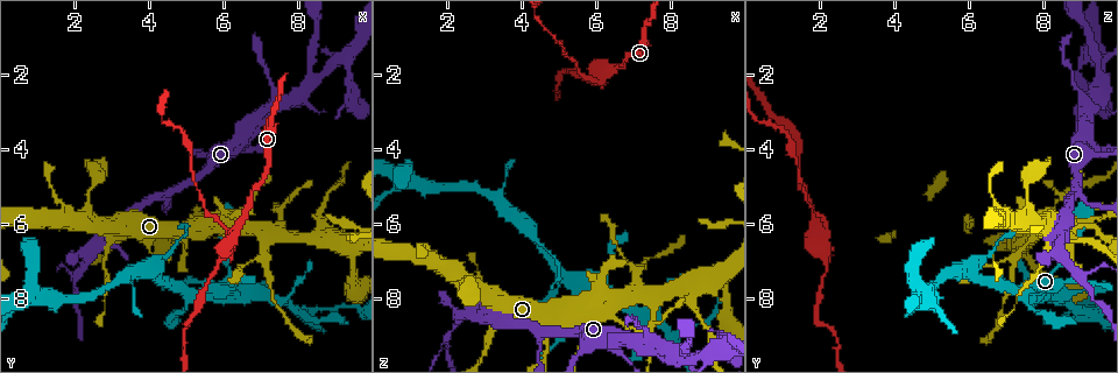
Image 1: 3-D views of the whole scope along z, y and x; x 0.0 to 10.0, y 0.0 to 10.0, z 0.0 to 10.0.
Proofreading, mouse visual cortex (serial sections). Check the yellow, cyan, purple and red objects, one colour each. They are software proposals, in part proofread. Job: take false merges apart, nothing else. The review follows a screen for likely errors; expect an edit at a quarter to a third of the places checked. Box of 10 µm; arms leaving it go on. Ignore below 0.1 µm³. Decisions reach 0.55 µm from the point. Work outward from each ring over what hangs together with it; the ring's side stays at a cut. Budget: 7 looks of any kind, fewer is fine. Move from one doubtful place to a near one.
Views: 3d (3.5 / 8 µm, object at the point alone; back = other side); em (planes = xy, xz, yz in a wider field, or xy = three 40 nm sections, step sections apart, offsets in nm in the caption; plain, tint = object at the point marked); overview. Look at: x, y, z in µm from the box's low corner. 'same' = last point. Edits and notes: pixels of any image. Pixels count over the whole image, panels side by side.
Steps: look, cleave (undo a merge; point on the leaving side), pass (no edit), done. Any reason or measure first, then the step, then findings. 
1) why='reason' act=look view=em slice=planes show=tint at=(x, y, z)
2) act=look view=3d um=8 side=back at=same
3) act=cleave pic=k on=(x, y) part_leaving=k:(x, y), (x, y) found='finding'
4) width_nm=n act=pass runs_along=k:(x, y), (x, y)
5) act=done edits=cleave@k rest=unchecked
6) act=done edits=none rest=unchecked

why='three-way junction' act=look view=3d um=8 at=(8.20, 8.35, 9.40)

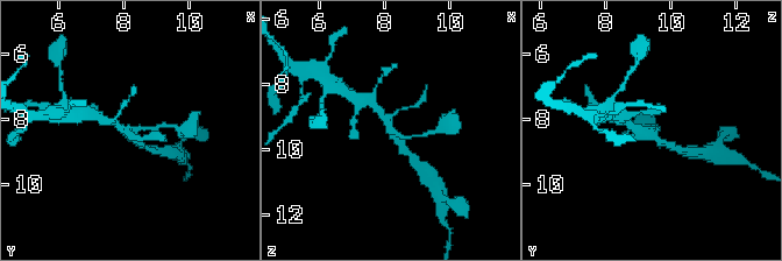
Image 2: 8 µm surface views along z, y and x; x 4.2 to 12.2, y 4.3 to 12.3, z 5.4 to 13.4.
act=look view=em slice=xy step=1 show=tint at=same

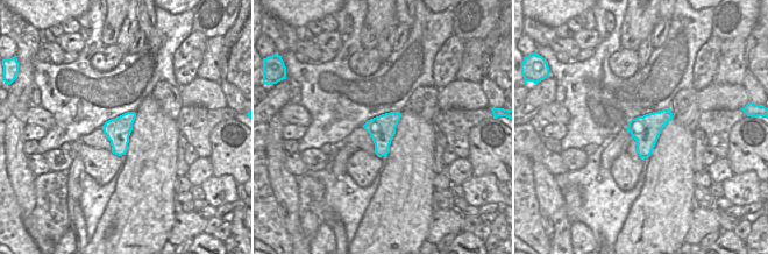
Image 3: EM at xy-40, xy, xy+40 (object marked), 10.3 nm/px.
act=pass runs_along=2:(375, 105), (391, 131), (421, 136) found='continuous, no second cell'

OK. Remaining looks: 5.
why='abrupt turn' act=look view=3d um=3.5 at=(5.20, 7.95, 7.45)

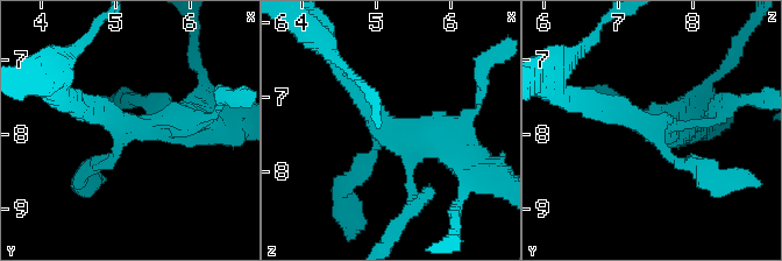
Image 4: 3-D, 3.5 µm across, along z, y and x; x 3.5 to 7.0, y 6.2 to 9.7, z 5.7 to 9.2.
why='shape alone is not enough' act=look view=em slice=planes show=tint at=(5.20, 7.90, 7.45)

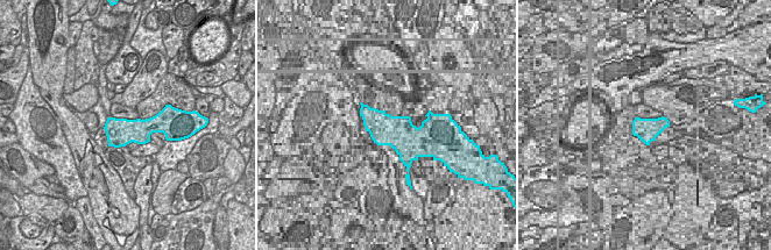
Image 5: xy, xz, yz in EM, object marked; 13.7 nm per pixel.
act=pass found='all the same cell'

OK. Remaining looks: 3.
why='three-way junction' act=look view=3d um=8 at=(4.60, 5.20, 8.90)

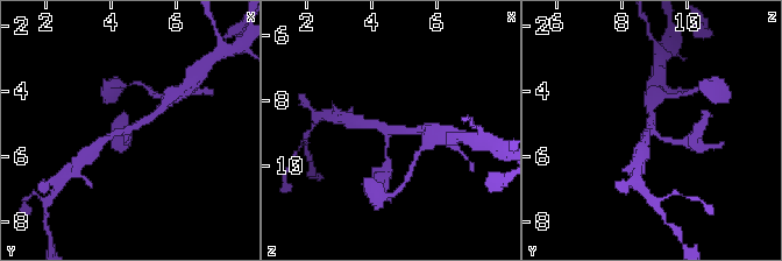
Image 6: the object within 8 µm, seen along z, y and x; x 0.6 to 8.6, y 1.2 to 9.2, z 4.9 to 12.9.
why='zoom in' act=look view=3d um=3.5 at=same

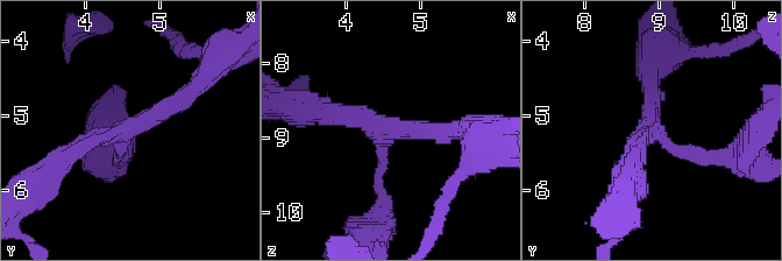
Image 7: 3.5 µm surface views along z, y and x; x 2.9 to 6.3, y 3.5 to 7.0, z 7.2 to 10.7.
why='shape alone is not enough' act=look view=em slice=xy step=2 show=tint at=(4.60, 5.20, 8.90)

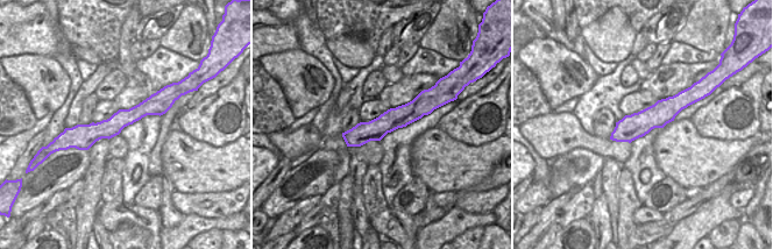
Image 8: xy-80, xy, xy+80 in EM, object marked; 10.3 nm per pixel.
arm_widths_nm=150,200,250 act=pass runs_along=8:(165, 106), (71, 132) found='all the same cell'

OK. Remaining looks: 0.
act=done edits=none rest=unchecked

